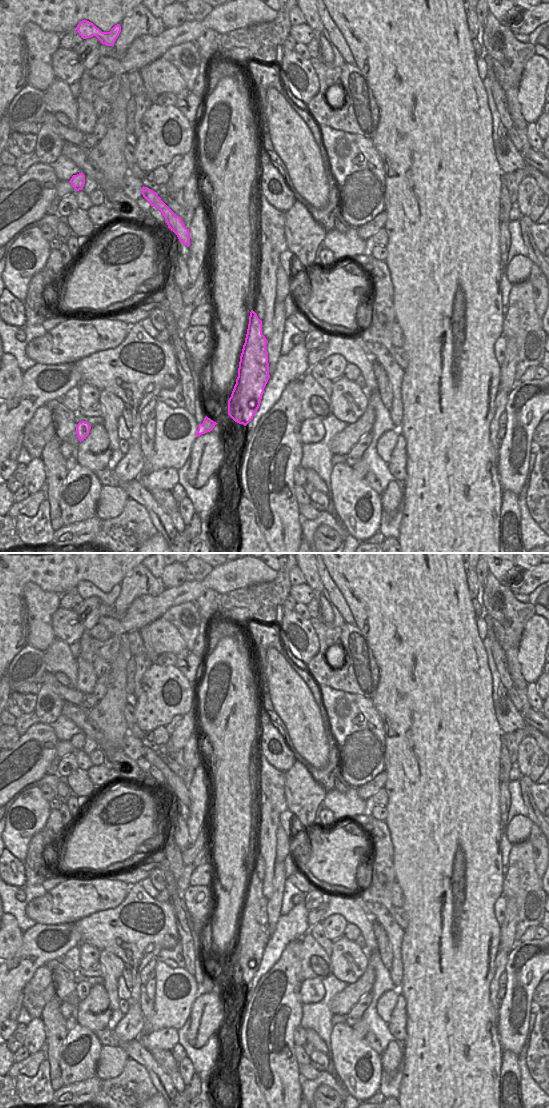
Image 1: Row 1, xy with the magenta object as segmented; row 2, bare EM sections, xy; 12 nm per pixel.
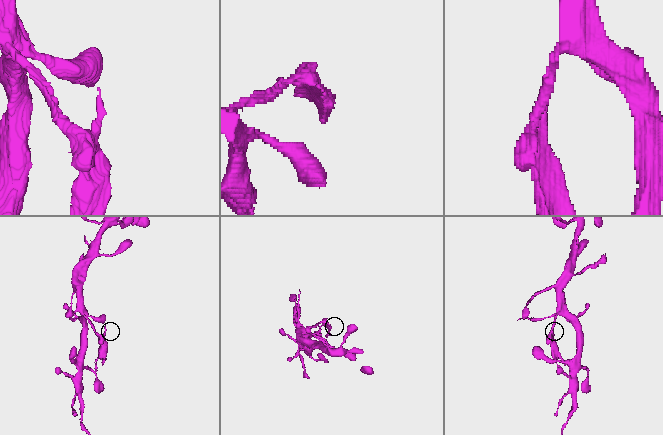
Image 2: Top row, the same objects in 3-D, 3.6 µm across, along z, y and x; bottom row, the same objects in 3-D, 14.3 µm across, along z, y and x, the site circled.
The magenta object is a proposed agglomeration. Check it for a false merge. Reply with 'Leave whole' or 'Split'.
Split

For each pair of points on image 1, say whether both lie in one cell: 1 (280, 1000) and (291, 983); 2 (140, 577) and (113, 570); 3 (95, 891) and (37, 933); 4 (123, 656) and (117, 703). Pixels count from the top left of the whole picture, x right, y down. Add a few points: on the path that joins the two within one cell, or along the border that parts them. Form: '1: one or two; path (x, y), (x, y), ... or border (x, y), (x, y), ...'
1: one; path (280, 996), (287, 987)
2: two; border (141, 563), (119, 583)
3: two; border (36, 922), (49, 925), (71, 924)
4: one; path (119, 668), (117, 691)

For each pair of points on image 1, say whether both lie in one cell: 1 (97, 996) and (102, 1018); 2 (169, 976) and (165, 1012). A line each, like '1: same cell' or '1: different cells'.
1: same cell
2: same cell

